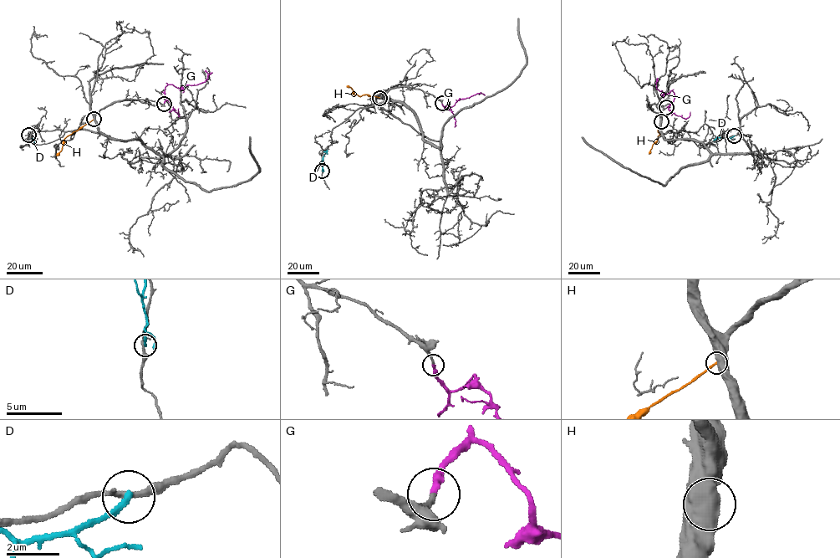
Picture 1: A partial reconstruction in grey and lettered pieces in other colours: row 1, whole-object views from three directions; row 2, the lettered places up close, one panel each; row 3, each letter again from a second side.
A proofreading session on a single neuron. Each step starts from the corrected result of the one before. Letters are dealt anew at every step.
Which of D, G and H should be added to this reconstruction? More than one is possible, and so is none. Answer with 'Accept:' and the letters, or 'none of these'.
Accept: G

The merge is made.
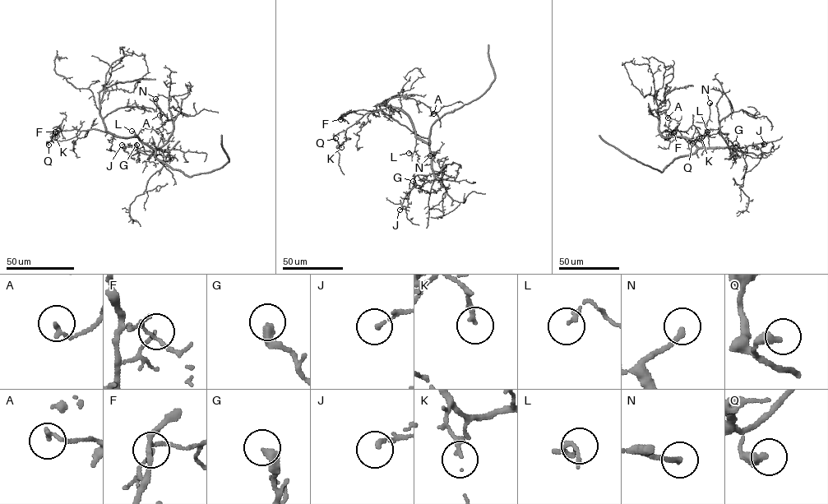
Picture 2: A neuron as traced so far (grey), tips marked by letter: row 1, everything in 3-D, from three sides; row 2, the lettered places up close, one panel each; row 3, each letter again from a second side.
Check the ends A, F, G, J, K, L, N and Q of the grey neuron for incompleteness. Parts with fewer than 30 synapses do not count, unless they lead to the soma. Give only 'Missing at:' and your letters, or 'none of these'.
Missing at: none of these

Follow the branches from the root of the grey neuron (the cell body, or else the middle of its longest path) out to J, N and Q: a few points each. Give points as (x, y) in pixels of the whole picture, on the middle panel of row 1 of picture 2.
J: (413, 127), (415, 136), (428, 145), (432, 172), (415, 177), (408, 205), (400, 210)
N: (413, 127), (415, 136), (428, 145), (430, 154), (437, 152), (430, 155)
Q: (413, 127), (412, 120), (404, 113), (386, 107), (366, 113), (349, 127), (346, 140), (340, 144), (335, 138)

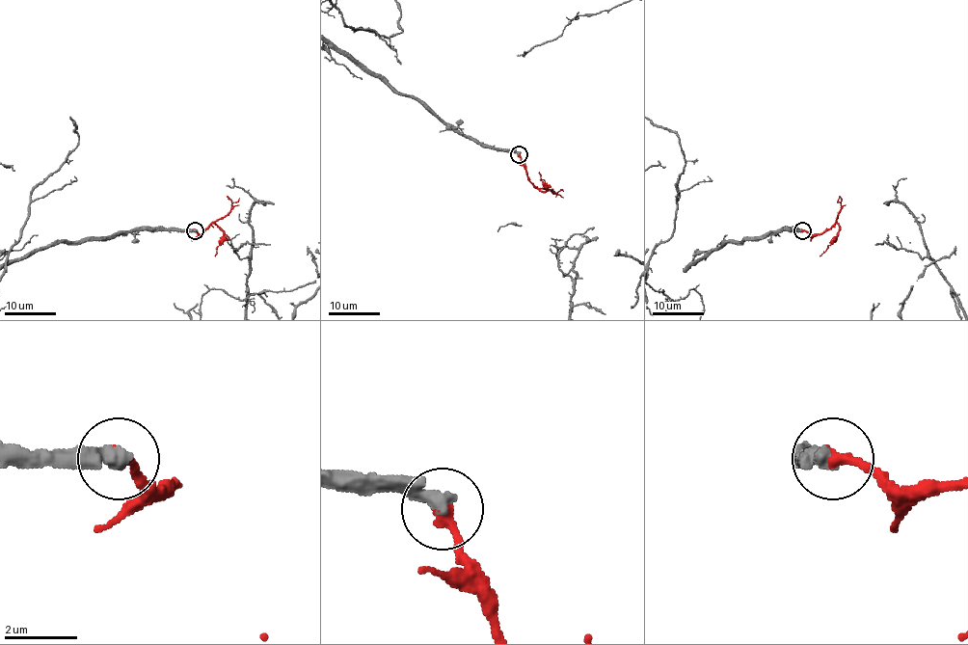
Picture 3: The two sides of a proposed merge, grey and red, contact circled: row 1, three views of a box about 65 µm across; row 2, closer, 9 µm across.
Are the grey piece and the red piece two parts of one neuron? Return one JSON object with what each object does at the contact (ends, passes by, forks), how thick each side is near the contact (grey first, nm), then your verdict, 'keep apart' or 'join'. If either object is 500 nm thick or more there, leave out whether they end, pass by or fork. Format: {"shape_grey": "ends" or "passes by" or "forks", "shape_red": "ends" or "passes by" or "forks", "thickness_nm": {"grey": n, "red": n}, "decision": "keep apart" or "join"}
{"shape_grey": "ends", "shape_red": "ends", "thickness_nm": {"grey": 460, "red": 320}, "decision": "join"}

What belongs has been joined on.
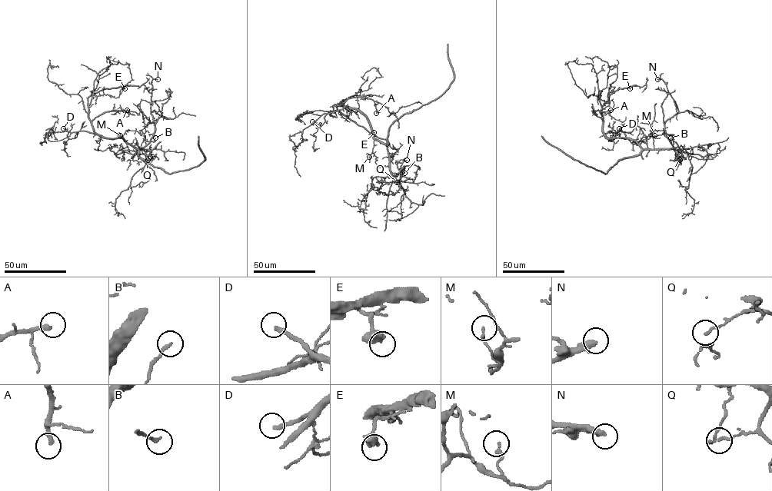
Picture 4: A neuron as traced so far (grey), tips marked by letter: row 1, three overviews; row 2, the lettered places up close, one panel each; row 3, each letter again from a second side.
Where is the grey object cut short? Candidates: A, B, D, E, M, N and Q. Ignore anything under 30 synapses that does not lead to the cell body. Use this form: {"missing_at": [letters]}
{"missing_at": ["A", "D", "N"]}

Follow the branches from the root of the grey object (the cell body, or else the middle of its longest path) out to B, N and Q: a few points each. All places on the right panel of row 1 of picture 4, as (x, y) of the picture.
B: (627, 137), (634, 140), (643, 148), (671, 148), (670, 137)
N: (627, 137), (643, 148), (673, 147), (666, 134), (664, 122), (678, 109), (665, 83), (657, 79)
Q: (627, 137), (634, 140), (643, 148), (674, 148), (680, 160)

